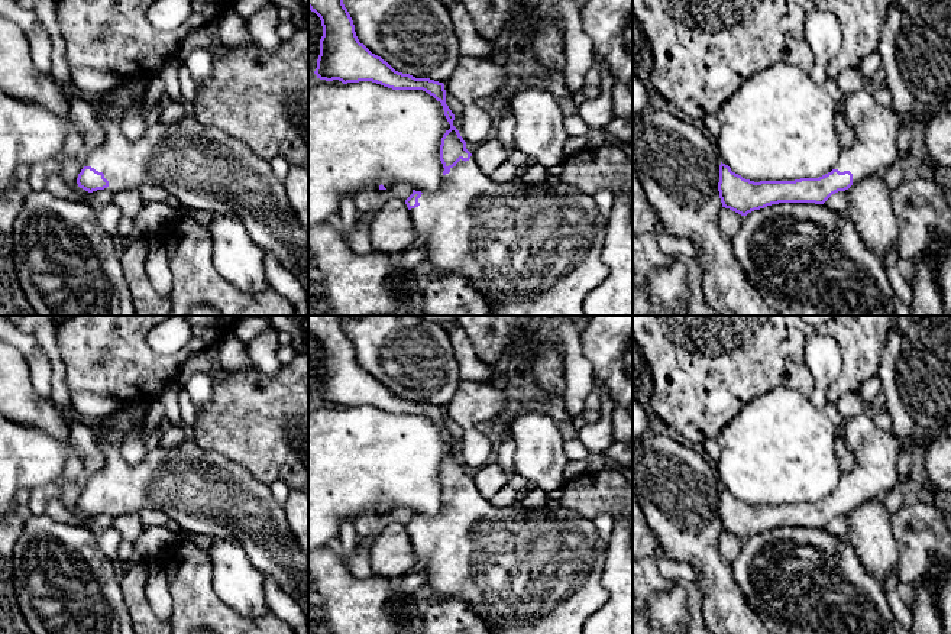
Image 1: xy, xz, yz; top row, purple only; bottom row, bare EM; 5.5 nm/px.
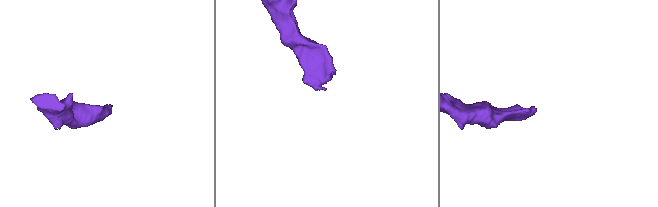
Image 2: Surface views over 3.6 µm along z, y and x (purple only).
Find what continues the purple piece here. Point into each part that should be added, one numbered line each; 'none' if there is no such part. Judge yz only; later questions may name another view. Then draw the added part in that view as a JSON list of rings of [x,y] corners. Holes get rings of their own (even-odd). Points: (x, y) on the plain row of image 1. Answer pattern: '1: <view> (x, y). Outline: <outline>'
1: yz (875, 474). Outline: [[[871,411],[845,420],[842,433],[855,465],[851,472],[841,473],[834,494],[850,495],[854,510],[866,501],[883,498],[902,482],[897,457],[903,440],[880,430]]]

